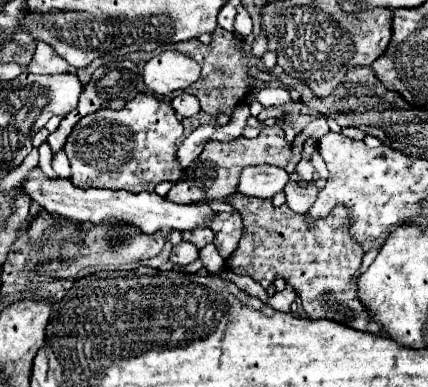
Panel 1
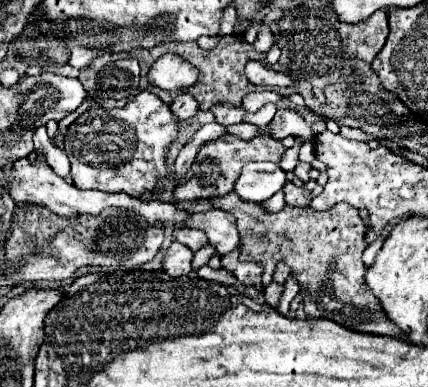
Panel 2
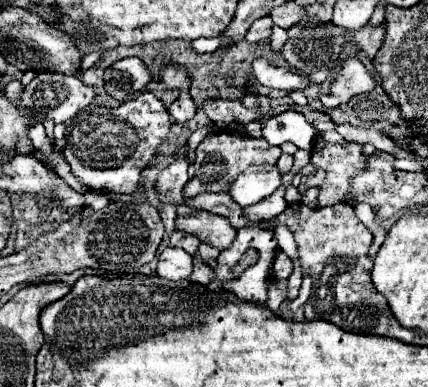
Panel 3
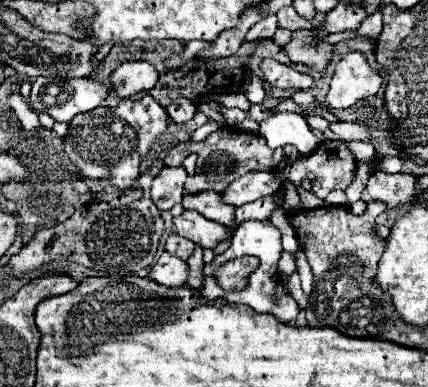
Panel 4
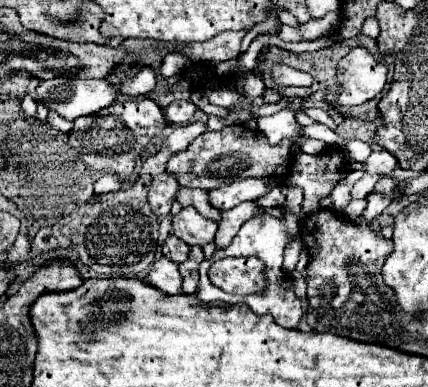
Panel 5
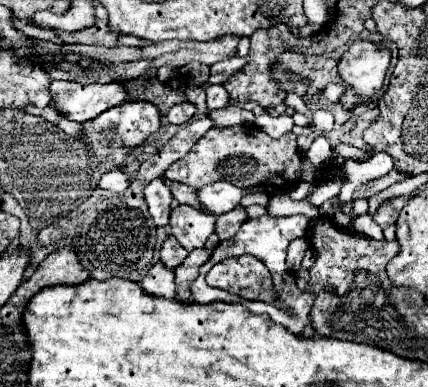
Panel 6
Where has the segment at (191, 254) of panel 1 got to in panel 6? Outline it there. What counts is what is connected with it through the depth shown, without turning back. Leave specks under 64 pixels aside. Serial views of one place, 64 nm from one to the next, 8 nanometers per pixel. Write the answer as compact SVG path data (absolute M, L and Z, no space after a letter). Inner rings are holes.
M156 262L148 274L144 276L144 280L140 282L142 290L154 296L164 296L168 300L172 300L176 296L176 282L174 282L174 270L172 268L164 268L162 262Z

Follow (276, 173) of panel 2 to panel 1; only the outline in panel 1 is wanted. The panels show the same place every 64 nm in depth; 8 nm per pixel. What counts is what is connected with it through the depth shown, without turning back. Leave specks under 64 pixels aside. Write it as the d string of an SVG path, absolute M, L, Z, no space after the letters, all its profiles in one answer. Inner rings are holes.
M252 166L244 168L238 184L238 192L256 198L272 198L274 194L282 192L290 182L290 174L276 166Z

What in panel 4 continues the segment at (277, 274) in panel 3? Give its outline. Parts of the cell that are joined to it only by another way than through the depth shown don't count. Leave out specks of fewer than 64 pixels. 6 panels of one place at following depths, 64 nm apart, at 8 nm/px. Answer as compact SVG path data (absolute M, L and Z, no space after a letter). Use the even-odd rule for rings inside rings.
M282 252L282 258L278 262L278 276L280 276L280 280L288 280L294 270L296 270L294 256L288 254L288 252Z

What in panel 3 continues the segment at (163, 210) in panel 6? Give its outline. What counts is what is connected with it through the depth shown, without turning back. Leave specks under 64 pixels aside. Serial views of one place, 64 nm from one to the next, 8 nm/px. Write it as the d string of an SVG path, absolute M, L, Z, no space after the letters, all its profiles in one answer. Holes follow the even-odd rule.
M188 154L182 158L176 158L168 168L164 168L158 174L156 186L160 192L162 202L172 202L172 204L182 204L182 188L188 182Z

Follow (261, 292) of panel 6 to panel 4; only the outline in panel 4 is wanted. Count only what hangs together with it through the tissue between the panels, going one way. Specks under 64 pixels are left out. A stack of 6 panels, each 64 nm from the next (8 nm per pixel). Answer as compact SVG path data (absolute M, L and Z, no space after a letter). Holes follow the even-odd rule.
M244 256L239 259L234 259L228 264L224 264L216 278L224 288L242 288L246 282L246 276L256 268L255 256Z

